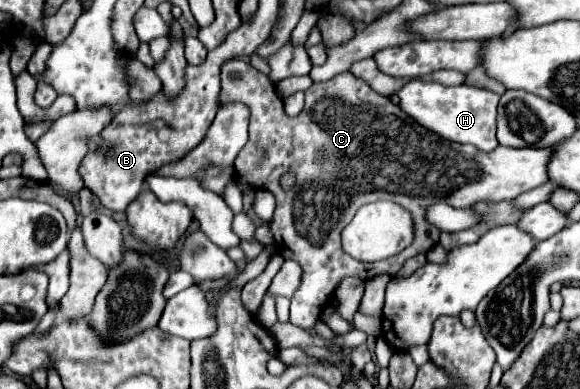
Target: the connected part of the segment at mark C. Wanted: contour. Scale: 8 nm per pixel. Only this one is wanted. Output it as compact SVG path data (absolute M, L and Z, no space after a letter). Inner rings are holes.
M231 59L225 63L225 67L221 67L221 71L223 71L221 103L241 101L251 109L249 141L239 151L233 163L235 173L245 175L245 179L251 185L257 185L257 189L265 189L275 195L277 209L273 219L269 221L275 247L285 259L293 259L303 267L301 287L291 299L291 323L297 327L313 329L325 301L333 297L333 291L343 277L351 275L351 277L371 279L381 273L395 277L409 257L415 257L417 253L427 253L431 247L435 247L439 243L441 231L433 227L425 217L429 205L437 201L445 201L447 205L453 207L473 207L475 203L481 201L499 203L499 201L515 199L517 195L547 183L547 161L551 149L533 149L533 147L513 149L513 147L499 145L489 153L481 153L473 145L447 141L437 133L421 127L399 105L395 105L389 97L375 93L369 87L369 83L355 77L351 71L335 75L333 79L323 83L313 83L305 91L305 109L295 119L285 117L283 100L277 97L275 87L267 81L267 75L253 69L247 61ZM319 153L325 153L325 161L319 161ZM289 171L295 175L295 185L289 191L285 191L281 187L281 177ZM379 199L391 199L401 207L405 207L407 211L411 211L413 221L417 221L415 241L405 251L401 251L401 255L395 255L393 259L385 259L379 263L357 263L355 259L343 253L341 231L353 219L353 215L361 205Z

